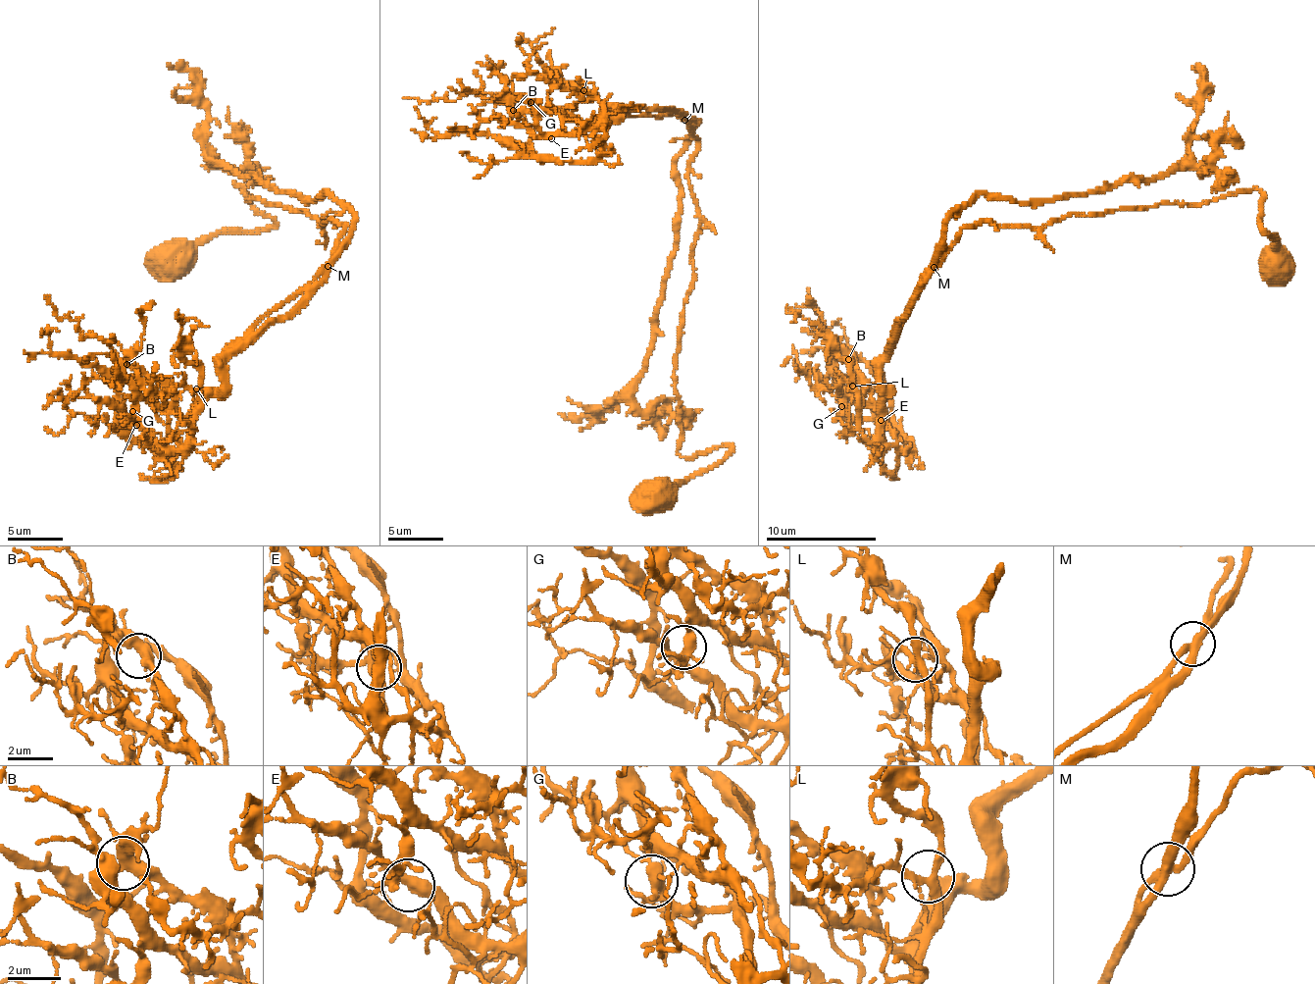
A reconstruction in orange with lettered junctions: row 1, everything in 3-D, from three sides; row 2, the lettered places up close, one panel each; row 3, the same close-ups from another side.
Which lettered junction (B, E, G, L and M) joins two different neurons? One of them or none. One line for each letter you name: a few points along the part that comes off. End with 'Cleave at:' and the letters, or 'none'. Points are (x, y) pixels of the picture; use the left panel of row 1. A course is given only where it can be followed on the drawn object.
Cleave at: none

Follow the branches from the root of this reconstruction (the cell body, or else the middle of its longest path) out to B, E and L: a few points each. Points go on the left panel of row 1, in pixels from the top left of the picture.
B: (176, 255), (274, 223), (233, 183), (247, 199), (345, 226), (316, 283), (186, 416), (126, 364)
E: (176, 255), (274, 223), (233, 183), (345, 226), (316, 283), (226, 363), (187, 441), (166, 449), (136, 425)
L: (176, 255), (274, 223), (233, 183), (247, 199), (345, 226), (316, 283), (226, 363), (192, 443), (196, 388)

